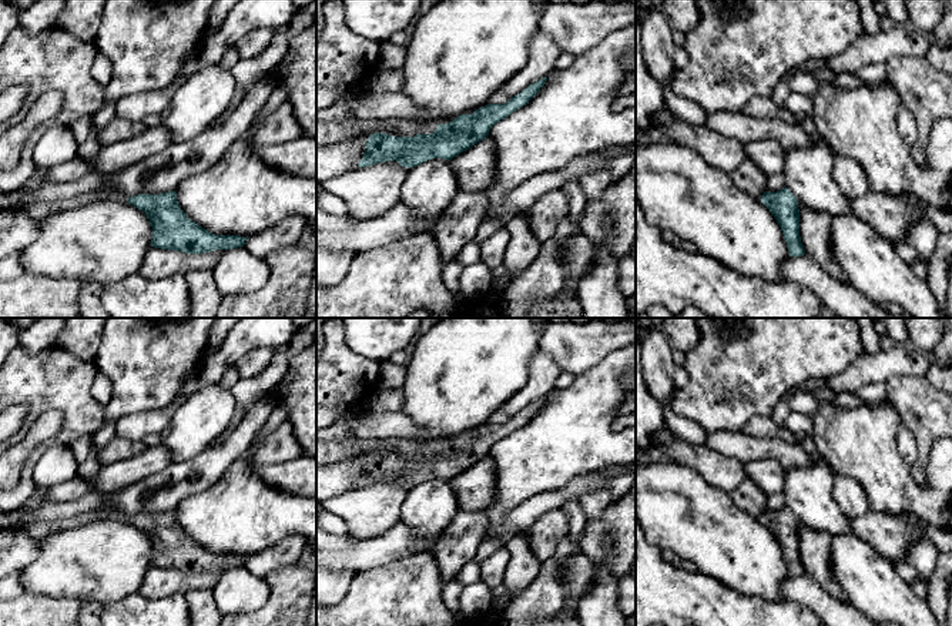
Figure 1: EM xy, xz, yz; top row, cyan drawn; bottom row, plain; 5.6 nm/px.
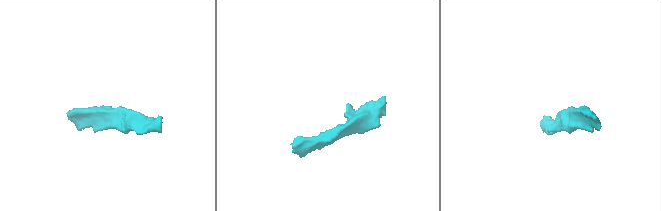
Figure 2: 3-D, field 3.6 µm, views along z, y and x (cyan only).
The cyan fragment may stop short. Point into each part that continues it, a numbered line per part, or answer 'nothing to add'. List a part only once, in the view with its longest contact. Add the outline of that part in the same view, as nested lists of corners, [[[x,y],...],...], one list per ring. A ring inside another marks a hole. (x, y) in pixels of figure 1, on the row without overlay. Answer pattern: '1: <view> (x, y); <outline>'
1: xz (401, 447); [[[390,438],[379,451],[393,451],[398,456],[413,456],[416,453],[432,453],[439,443],[447,443],[450,439],[439,439],[433,442],[416,442],[409,439]]]

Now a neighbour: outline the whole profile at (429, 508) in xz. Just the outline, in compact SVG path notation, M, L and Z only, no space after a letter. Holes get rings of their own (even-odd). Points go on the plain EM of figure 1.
M432 478L409 488L400 508L400 522L419 536L430 538L446 530L457 510L457 498L450 482Z

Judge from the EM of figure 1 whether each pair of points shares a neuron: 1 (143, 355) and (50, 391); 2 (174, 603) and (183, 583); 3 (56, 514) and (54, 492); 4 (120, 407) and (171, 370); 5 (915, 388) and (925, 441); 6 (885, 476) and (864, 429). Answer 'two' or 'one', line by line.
1: two
2: two
3: two
4: one
5: one
6: one

